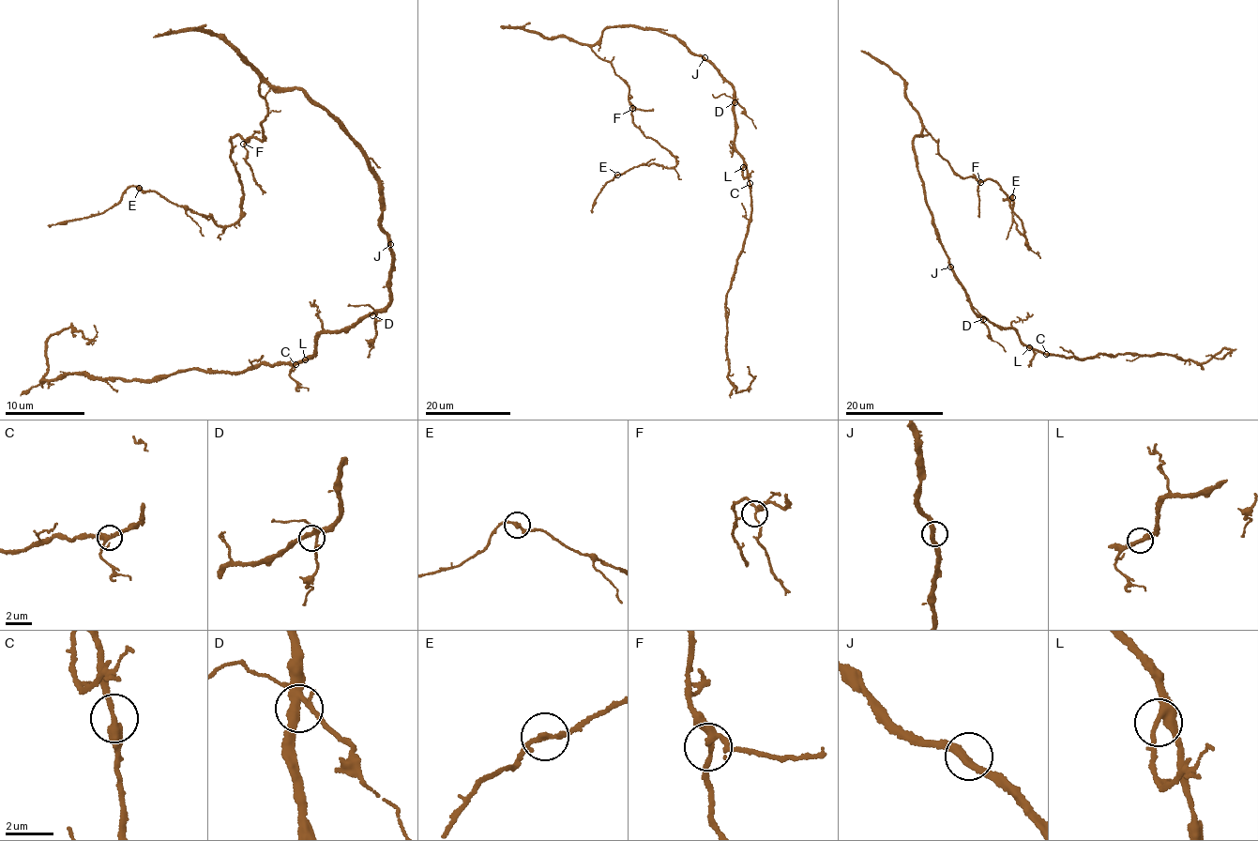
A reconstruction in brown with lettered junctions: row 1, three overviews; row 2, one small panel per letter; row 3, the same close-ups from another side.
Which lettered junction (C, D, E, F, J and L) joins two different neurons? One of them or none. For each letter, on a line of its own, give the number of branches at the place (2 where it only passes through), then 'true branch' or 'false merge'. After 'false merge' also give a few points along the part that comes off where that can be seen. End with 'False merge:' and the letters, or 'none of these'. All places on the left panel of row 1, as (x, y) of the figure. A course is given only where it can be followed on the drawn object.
C: 2 branches meet; true branch
D: 3 branches meet; true branch
E: 2 branches meet; true branch
F: 3 branches meet; true branch
J: 2 branches meet; true branch
L: 3 branches meet; true branch
False merge: none of these

